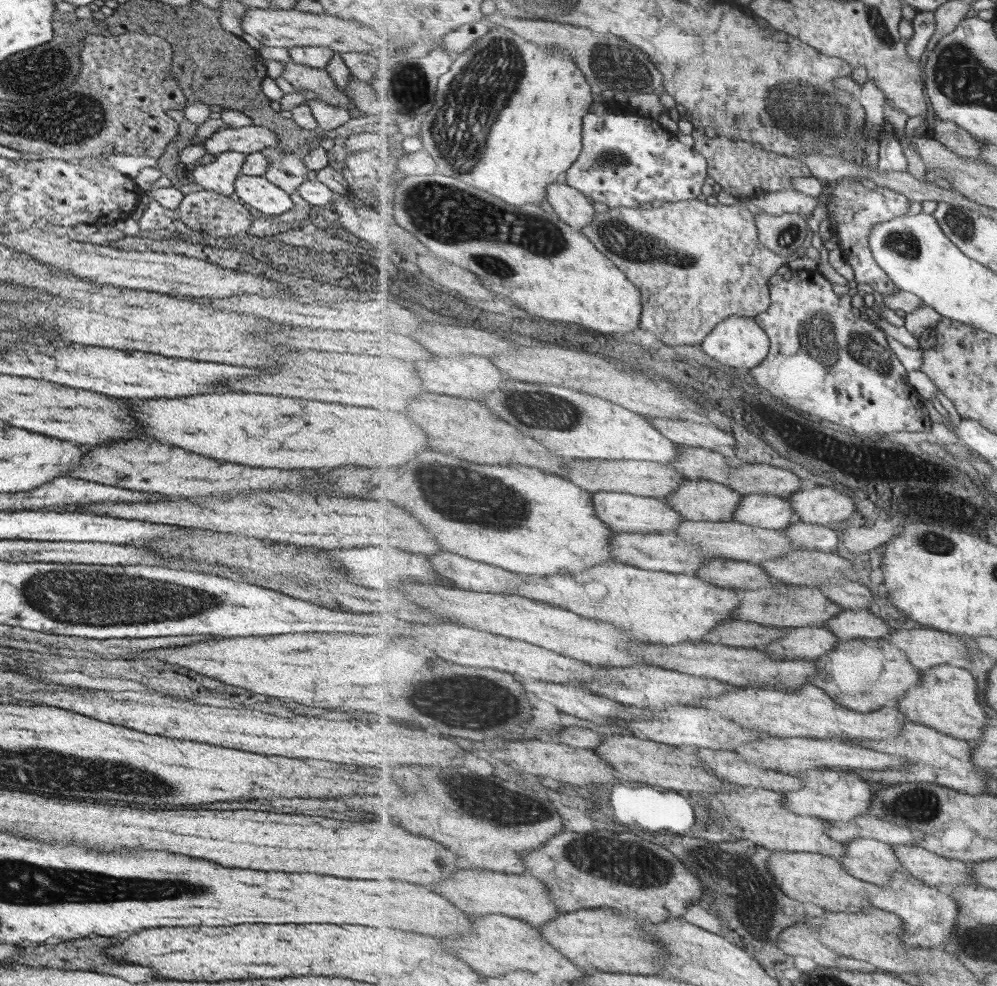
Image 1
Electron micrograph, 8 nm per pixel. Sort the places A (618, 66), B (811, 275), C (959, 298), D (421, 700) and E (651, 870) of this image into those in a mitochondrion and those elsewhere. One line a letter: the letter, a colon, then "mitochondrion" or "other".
A: mitochondrion
B: other
C: other
D: mitochondrion
E: mitochondrion

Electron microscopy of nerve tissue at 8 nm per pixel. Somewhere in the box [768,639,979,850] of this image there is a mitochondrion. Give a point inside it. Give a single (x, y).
(921, 804)

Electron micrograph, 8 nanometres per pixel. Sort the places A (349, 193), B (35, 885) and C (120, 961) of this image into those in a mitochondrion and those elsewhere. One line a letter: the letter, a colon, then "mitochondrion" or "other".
A: other
B: mitochondrion
C: other

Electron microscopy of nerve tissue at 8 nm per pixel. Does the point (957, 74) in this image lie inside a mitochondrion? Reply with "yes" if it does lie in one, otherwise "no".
yes

